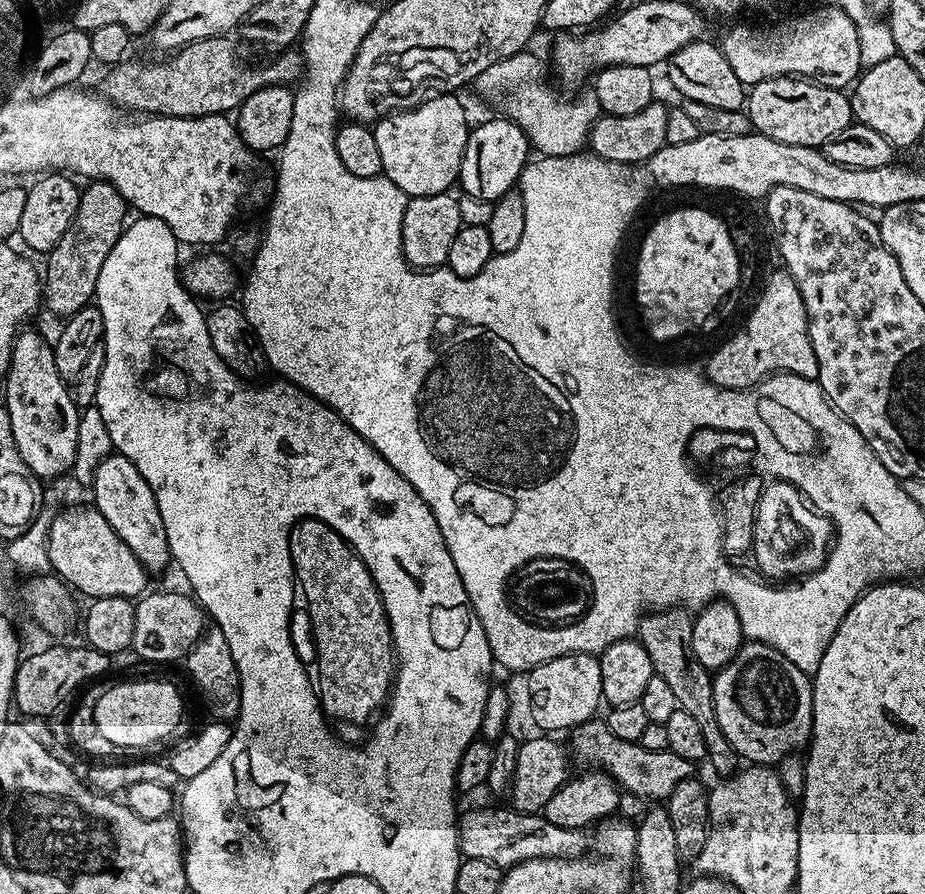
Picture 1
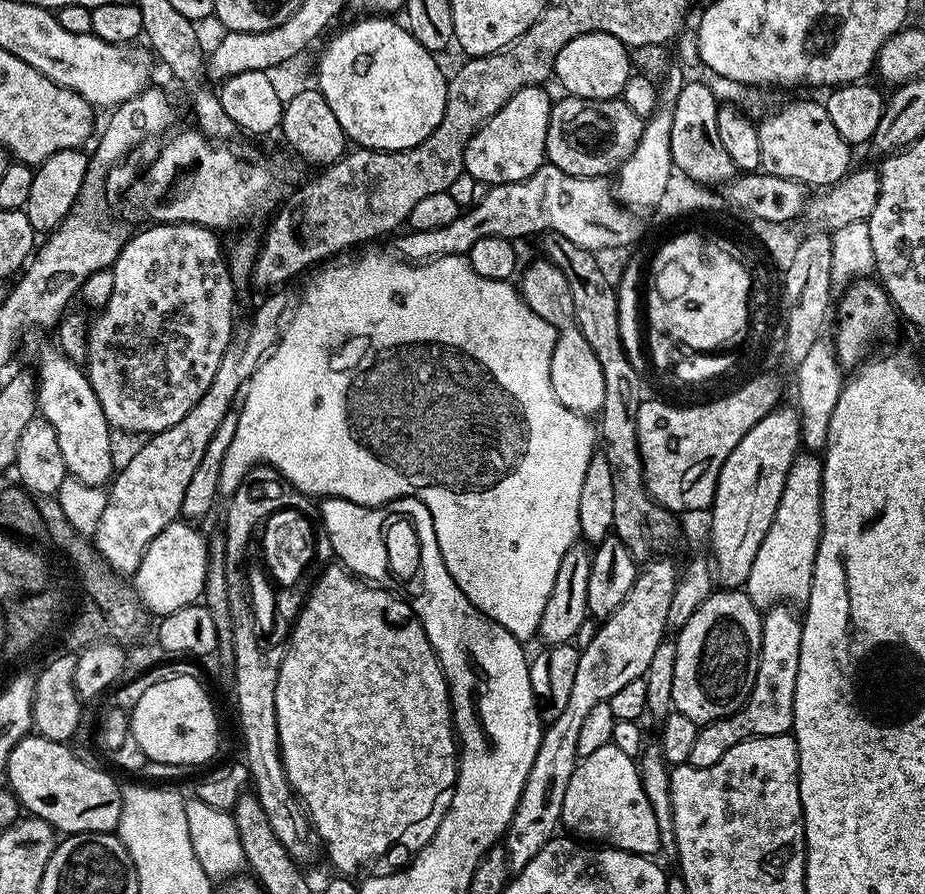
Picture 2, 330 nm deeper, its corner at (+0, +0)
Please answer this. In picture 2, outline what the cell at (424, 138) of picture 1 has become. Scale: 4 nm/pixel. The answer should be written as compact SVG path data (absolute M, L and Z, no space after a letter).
M368 14L357 24L352 24L349 28L344 28L328 45L324 48L324 53L320 56L320 65L316 68L316 76L320 79L318 83L318 91L326 98L326 102L330 102L330 110L334 110L334 118L338 118L338 126L342 126L345 137L353 145L362 148L373 148L376 152L397 152L398 150L406 150L418 146L418 142L422 142L434 130L434 126L438 126L438 122L442 122L442 110L446 110L446 94L448 93L448 80L446 72L436 65L437 57L433 53L426 51L423 46L408 33L407 27L403 23L397 22L395 19L385 18L380 14Z

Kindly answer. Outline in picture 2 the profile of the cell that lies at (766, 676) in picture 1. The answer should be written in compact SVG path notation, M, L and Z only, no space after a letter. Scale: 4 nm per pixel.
M716 590L675 637L672 707L703 726L734 714L750 698L760 665L762 612L744 590Z

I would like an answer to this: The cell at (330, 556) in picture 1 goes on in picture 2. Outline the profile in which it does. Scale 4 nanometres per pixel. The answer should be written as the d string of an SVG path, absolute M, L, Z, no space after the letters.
M329 563L325 572L316 580L316 585L308 592L300 613L296 616L296 625L292 628L292 637L284 648L284 657L280 659L278 670L278 690L274 694L276 707L276 725L280 739L280 757L286 770L286 778L296 791L300 803L306 809L306 815L315 835L328 843L328 860L337 868L337 873L352 874L359 864L380 856L395 840L400 840L415 824L420 824L432 812L436 799L447 793L456 782L458 763L458 737L452 718L452 702L448 694L448 679L440 677L439 667L432 658L427 641L419 624L409 615L408 608L393 596L368 591L348 579L343 572Z

